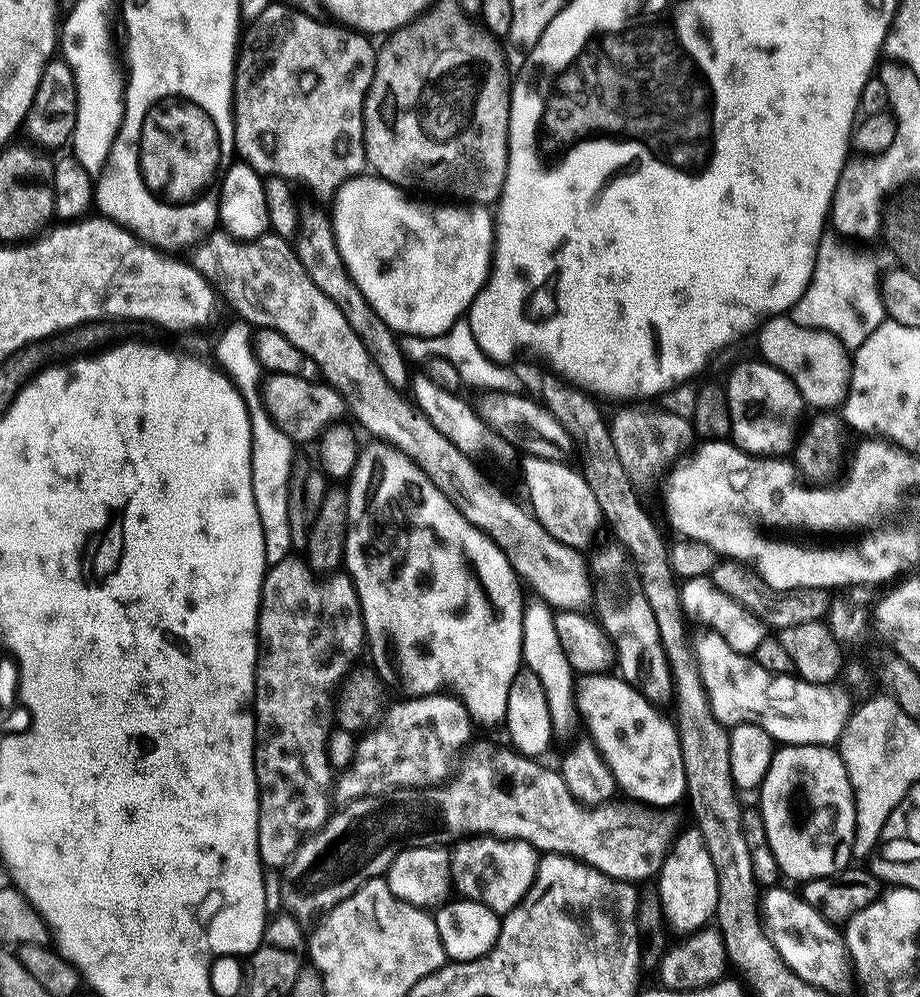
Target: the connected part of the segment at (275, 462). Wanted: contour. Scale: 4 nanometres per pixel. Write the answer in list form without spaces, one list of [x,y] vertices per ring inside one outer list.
[[[235,319],[221,334],[216,344],[217,365],[232,380],[247,406],[251,422],[251,490],[254,492],[255,506],[264,528],[267,546],[266,562],[274,565],[287,559],[291,553],[290,528],[286,515],[287,483],[294,467],[292,461],[293,441],[273,421],[264,407],[262,393],[262,369],[253,354],[251,339],[254,335],[252,326],[244,320]]]

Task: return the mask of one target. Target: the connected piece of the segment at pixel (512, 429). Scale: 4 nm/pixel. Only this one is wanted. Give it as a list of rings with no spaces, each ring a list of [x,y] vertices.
[[[489,391],[488,396],[481,404],[478,411],[484,417],[489,428],[509,445],[514,444],[521,448],[521,453],[546,458],[547,460],[564,460],[572,452],[574,436],[567,432],[554,414],[548,412],[543,403],[535,402],[525,394],[514,392]]]

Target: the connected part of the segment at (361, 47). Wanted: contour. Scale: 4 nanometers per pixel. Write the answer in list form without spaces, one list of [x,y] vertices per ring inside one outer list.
[[[269,2],[264,9],[247,25],[242,39],[238,45],[238,55],[234,65],[234,152],[243,163],[253,168],[260,166],[260,132],[266,128],[292,128],[296,124],[308,128],[308,120],[328,120],[328,124],[354,124],[358,126],[358,108],[360,108],[360,96],[362,92],[368,92],[372,75],[376,69],[377,49],[372,48],[372,44],[365,35],[359,34],[354,30],[347,30],[342,26],[326,24],[322,20],[315,20],[300,13],[296,9],[288,8],[283,2]]]

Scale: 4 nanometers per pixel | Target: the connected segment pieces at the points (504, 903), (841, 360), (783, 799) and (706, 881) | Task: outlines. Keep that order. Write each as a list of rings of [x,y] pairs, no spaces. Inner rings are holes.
[[[472,834],[460,838],[452,848],[452,861],[447,861],[450,884],[457,888],[459,895],[473,900],[492,912],[503,914],[512,909],[528,892],[536,876],[538,852],[522,840],[496,839],[494,836]]]
[[[778,315],[769,317],[761,323],[757,329],[756,346],[757,355],[765,364],[770,364],[776,369],[788,375],[795,382],[796,389],[803,398],[805,405],[818,408],[814,410],[832,410],[832,407],[839,407],[847,395],[848,378],[851,376],[851,359],[844,346],[829,333],[804,328],[797,323],[793,317]]]
[[[807,744],[777,747],[772,753],[766,778],[758,789],[758,807],[762,814],[762,822],[766,826],[766,838],[780,867],[781,877],[789,876],[792,880],[800,880],[799,882],[827,880],[829,876],[837,876],[845,871],[853,863],[852,847],[856,829],[856,800],[852,796],[844,759],[832,746],[820,746],[815,749],[816,764],[808,760],[808,752],[810,748]],[[815,768],[824,773],[821,776],[812,776]]]
[[[689,826],[676,841],[671,841],[670,847],[664,853],[664,862],[658,873],[660,889],[658,895],[664,909],[664,915],[669,925],[673,924],[680,934],[691,934],[703,929],[707,920],[711,921],[716,915],[718,906],[718,874],[714,870],[714,862],[710,862],[710,850],[706,850],[706,842],[702,838],[699,828]]]

